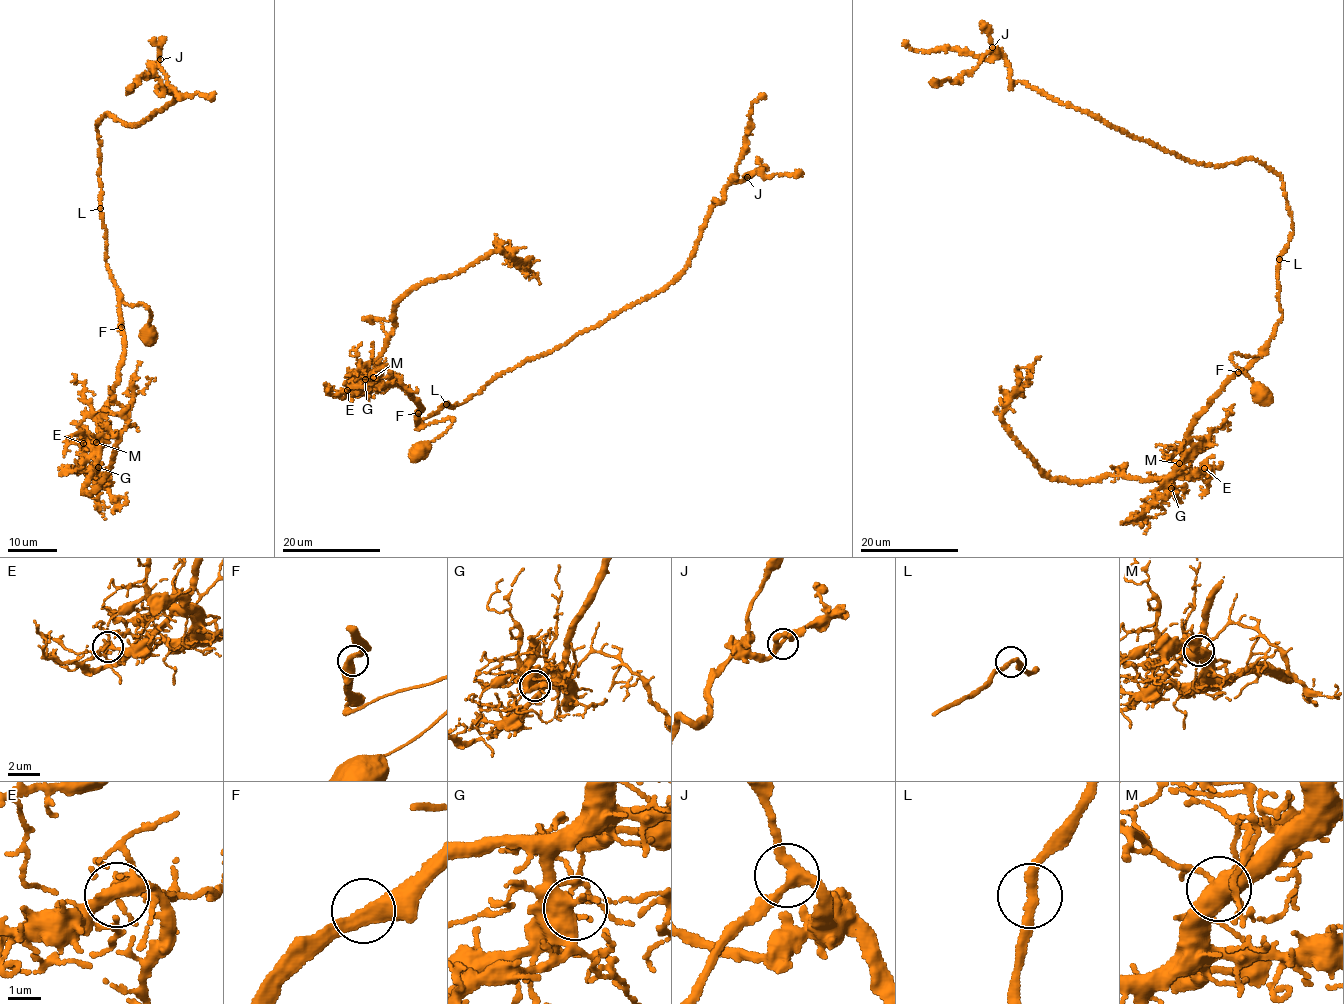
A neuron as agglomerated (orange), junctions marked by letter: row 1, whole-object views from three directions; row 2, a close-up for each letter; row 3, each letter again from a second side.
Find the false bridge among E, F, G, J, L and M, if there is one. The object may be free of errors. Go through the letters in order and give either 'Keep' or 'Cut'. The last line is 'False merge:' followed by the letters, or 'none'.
E: Keep
F: Keep
G: Keep
J: Keep
L: Keep
M: Keep
False merge: none

